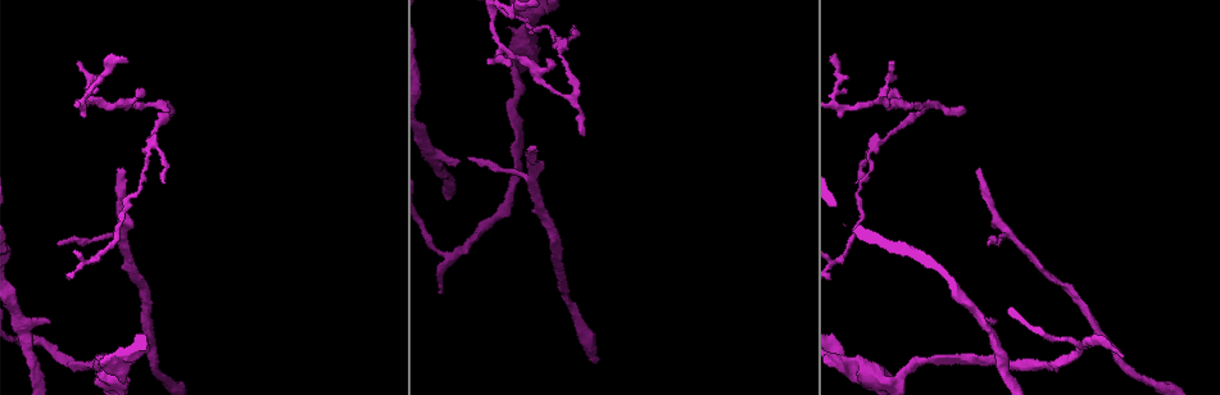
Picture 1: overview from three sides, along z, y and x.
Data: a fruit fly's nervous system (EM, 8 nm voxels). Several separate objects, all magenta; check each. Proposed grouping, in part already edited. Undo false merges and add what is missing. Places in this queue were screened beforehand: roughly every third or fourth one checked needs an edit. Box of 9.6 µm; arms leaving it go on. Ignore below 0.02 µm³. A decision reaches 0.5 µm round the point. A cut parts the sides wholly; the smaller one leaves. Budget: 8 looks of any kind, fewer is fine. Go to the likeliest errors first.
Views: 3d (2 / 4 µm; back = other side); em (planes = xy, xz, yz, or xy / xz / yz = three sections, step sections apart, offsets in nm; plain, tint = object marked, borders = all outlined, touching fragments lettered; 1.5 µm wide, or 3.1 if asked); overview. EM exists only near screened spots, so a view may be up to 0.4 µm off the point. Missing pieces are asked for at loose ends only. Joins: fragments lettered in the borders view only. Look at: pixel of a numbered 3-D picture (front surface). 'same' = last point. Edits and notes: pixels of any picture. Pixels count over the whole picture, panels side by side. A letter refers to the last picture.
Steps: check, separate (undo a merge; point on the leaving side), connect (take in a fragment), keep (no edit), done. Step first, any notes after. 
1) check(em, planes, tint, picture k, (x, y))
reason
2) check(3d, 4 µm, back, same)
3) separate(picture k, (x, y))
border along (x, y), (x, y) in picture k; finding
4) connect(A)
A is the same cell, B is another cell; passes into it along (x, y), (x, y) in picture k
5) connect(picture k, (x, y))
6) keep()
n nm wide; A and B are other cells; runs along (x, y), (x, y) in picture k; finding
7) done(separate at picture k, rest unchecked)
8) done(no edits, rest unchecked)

check(em, xy, step 8, borders, picture 1, (442, 293))
branch stops here

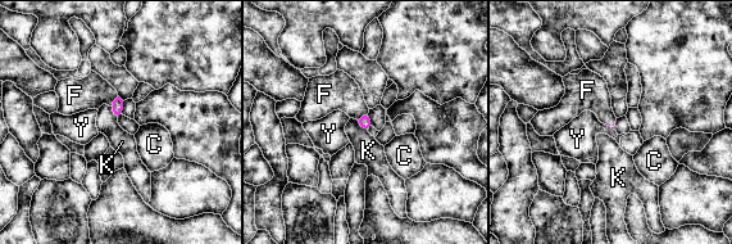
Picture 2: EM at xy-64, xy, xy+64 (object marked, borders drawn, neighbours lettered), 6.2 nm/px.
connect(F)
K touches over 110 nm; F is the same cell, C, K and Y are other cells; the neuron continues

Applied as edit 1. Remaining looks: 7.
check(overview)
see it whole again

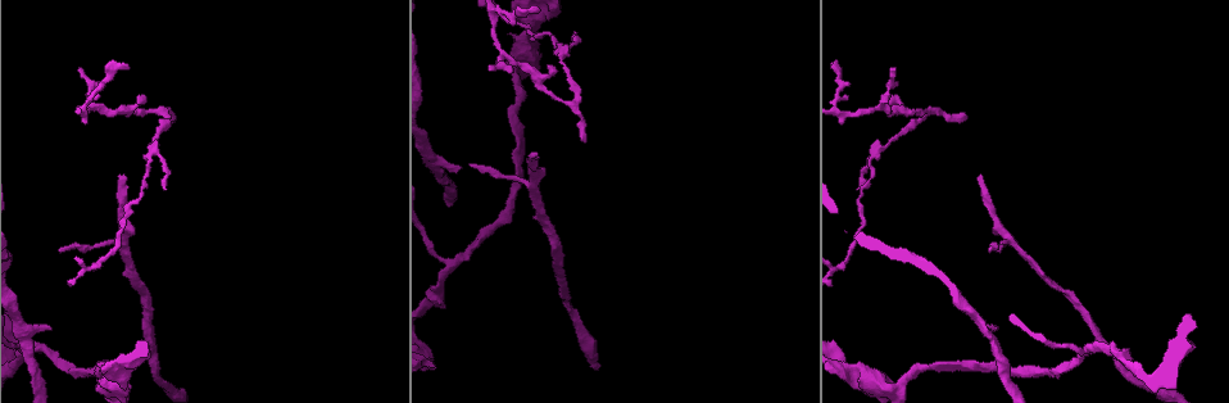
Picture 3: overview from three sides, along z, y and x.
check(em, planes, borders, picture 3, (535, 155))

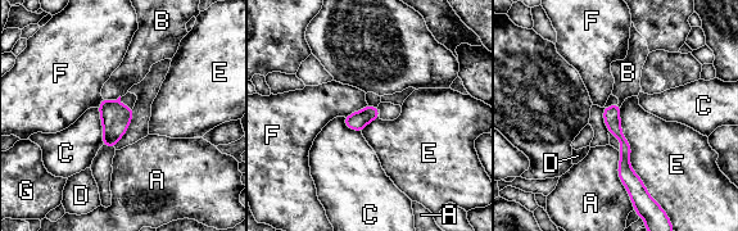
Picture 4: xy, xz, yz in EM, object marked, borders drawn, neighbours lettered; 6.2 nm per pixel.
connect(B)
B is the same cell, A, C, D, E, F and G are other cells; passes into it along (116, 117), (113, 102), (134, 68) in picture 4; it goes on there

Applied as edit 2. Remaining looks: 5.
check(overview)

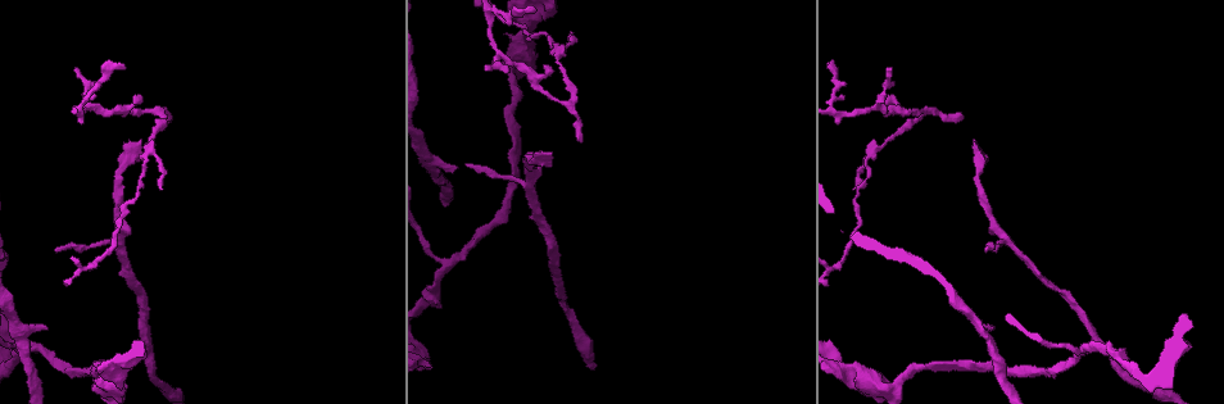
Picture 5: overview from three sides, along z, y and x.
check(3d, 2 µm, picture 5, (988, 328))
branch stops here

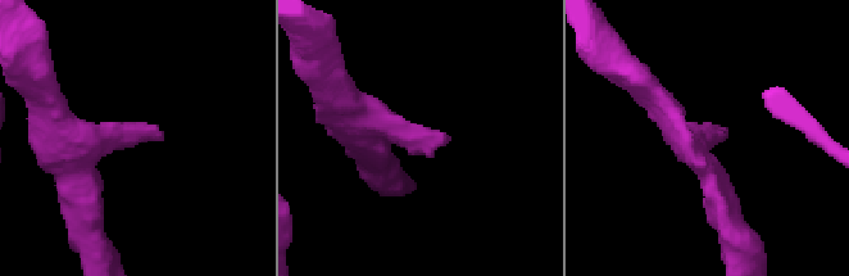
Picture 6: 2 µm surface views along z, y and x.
check(em, planes, borders, picture 6, (448, 137))

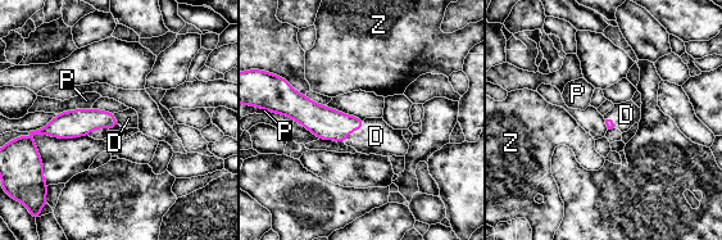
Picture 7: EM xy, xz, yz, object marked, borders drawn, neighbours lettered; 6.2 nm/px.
connect(D)
P touches over 220 nm; D is the same cell, P and Z are other cells; the neuron continues

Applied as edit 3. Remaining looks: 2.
check(3d, 2 µm, picture 5, (470, 166))
tapers out

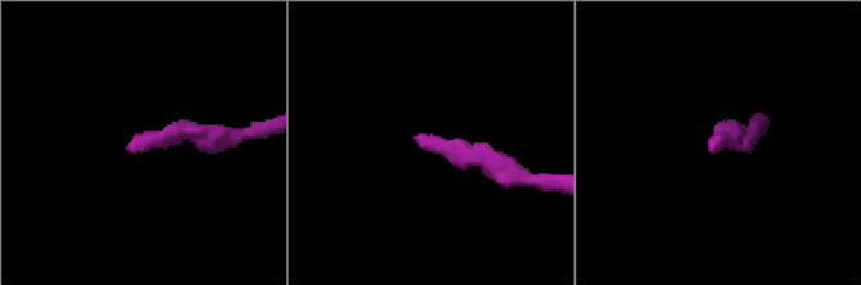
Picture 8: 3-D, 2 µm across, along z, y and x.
check(em, planes, borders, picture 8, (131, 151))
now the EM

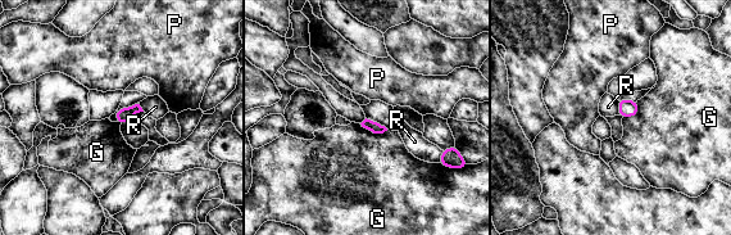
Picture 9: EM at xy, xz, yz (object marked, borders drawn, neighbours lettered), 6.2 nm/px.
keep()
G touches over 190 nm; G, P and R are other cells; border along (359, 123), (373, 132), (387, 130) in picture 9; none of them fits

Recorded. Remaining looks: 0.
done(connect at picture 2, connect at picture 4, connect at picture 7, rest unchecked)

